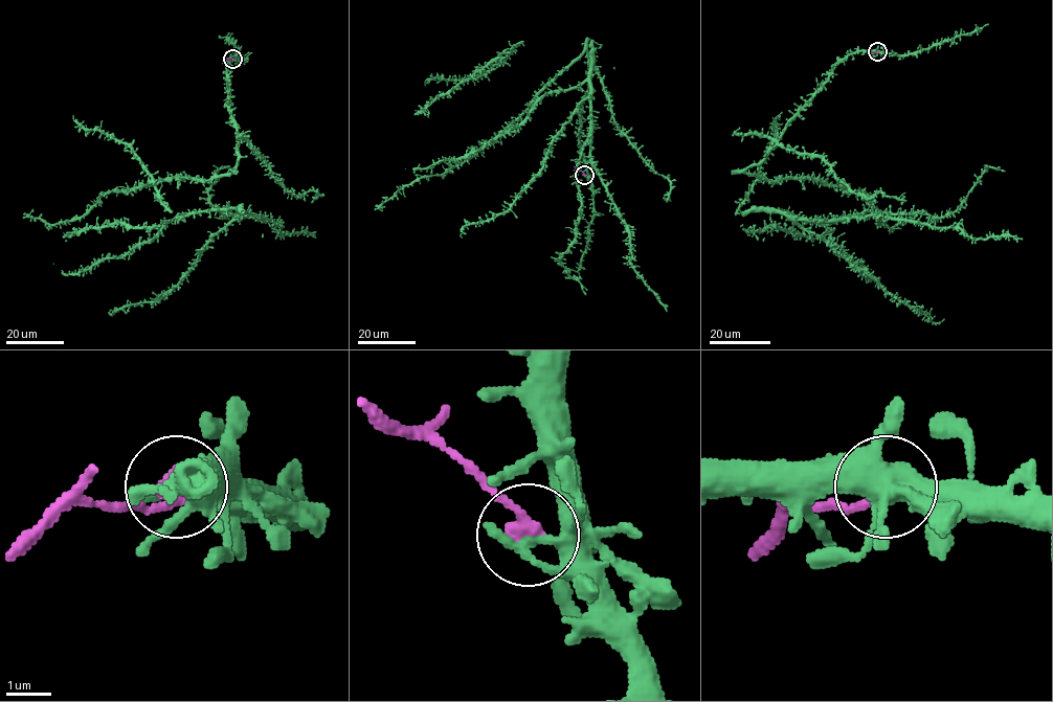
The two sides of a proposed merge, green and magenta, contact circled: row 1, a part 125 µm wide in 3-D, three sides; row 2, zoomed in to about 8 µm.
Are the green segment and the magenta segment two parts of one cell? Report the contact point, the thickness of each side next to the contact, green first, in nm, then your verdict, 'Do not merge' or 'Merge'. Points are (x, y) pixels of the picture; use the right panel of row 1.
Place: (877, 51). Thickness 440 nm (green) against 440 nm. Do not merge

